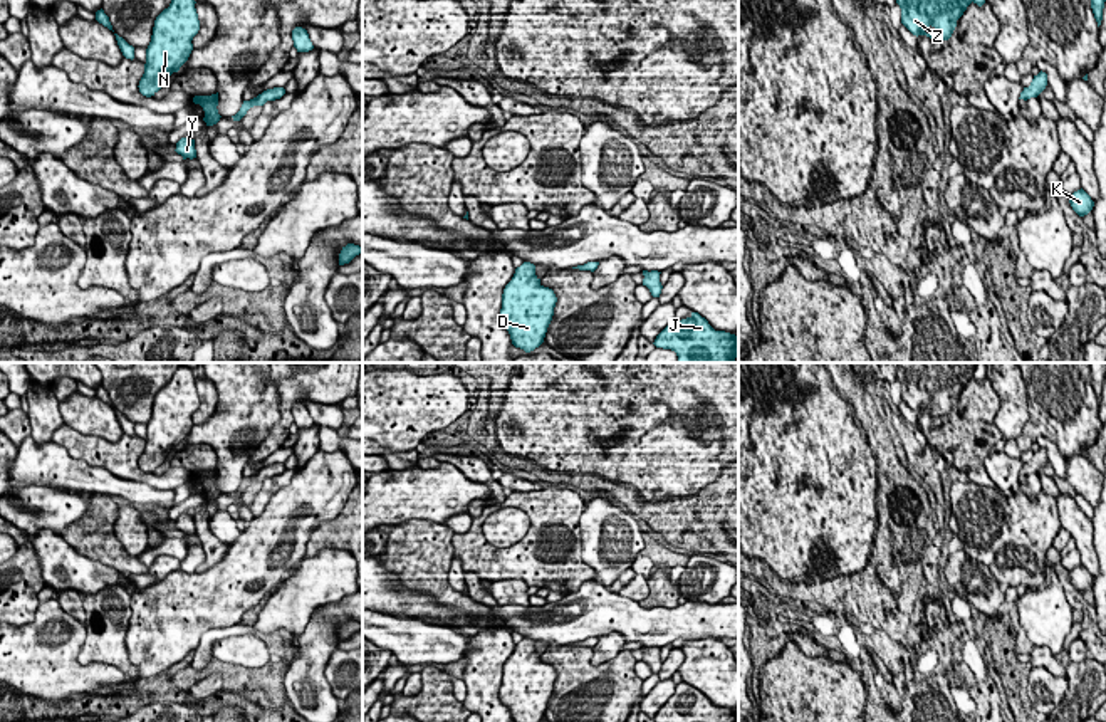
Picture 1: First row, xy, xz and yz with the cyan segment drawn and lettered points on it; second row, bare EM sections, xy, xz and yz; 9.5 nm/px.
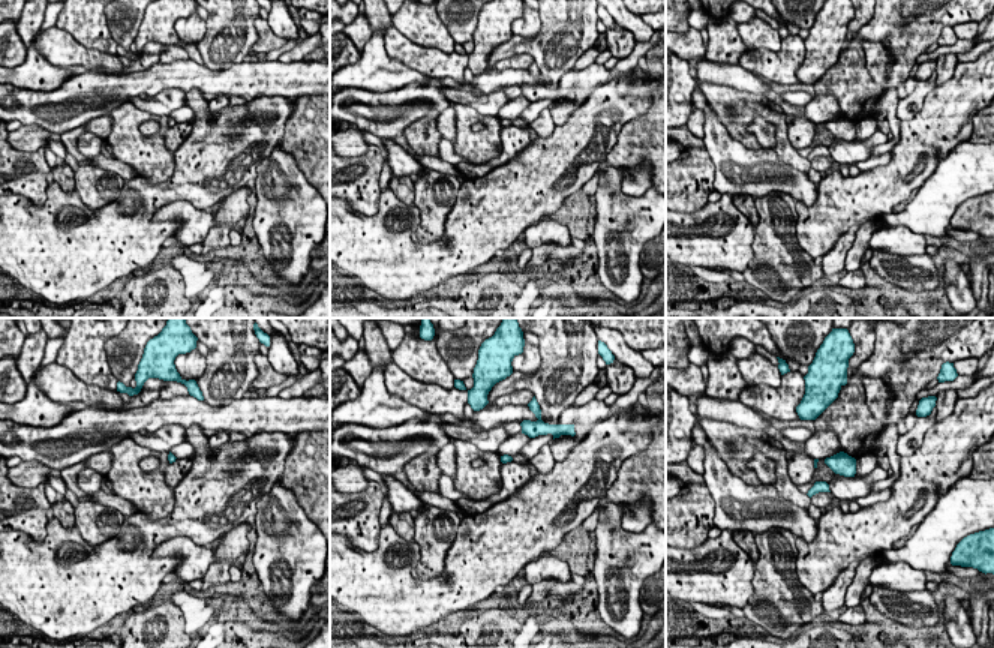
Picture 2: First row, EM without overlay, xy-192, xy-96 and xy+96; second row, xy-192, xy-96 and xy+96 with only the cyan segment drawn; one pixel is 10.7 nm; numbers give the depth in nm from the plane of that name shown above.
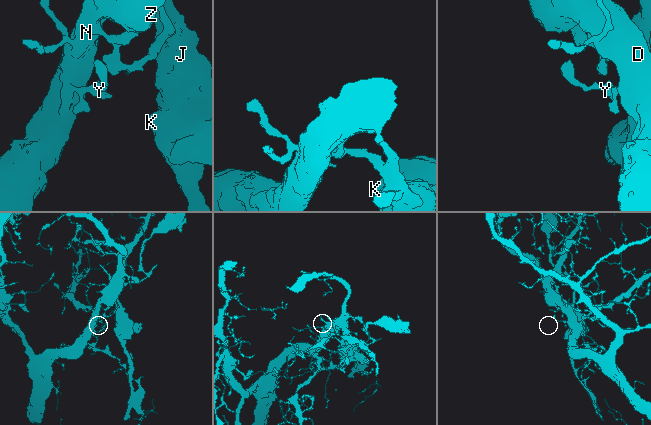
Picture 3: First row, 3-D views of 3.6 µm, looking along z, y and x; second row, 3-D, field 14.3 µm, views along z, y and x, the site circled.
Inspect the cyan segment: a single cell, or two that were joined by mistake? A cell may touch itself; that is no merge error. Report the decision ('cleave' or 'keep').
cleave

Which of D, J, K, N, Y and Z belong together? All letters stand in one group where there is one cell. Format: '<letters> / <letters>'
D N Y Z / J K

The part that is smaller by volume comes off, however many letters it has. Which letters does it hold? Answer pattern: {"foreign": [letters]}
{"foreign": ["J", "K"]}

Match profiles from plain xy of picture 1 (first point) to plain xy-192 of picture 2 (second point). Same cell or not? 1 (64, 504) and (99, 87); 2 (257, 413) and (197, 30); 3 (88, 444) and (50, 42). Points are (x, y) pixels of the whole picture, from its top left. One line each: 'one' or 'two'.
1: one
2: two
3: one

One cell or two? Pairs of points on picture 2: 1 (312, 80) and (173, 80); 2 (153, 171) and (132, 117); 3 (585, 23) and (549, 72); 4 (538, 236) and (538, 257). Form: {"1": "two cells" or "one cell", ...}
{"1": "one cell", "2": "one cell", "3": "one cell", "4": "two cells"}

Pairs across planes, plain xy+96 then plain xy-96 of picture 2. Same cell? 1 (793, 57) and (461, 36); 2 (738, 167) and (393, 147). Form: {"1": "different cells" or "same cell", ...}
{"1": "different cells", "2": "same cell"}

